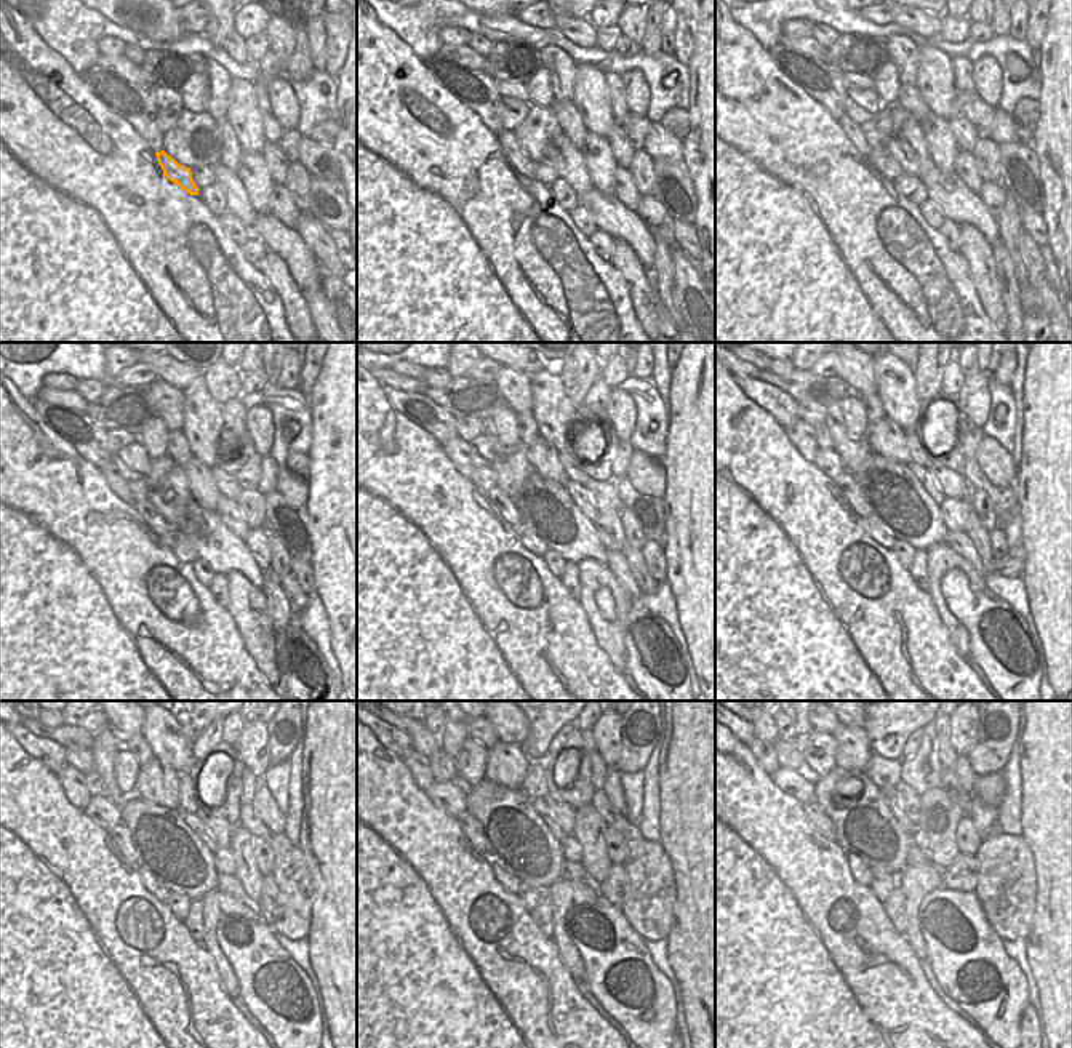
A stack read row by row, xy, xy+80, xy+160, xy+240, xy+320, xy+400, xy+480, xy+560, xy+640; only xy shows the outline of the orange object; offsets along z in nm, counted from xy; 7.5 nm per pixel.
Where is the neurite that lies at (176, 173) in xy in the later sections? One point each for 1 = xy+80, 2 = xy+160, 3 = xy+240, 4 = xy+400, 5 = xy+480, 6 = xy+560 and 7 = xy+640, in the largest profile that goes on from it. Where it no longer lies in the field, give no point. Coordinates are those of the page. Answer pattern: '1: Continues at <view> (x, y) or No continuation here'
1: Continues at xy+80 (508, 140)
2: Continues at xy+160 (853, 132)
3: Continues at xy+240 (117, 484)
4: Continues at xy+400 (800, 434)
5: Continues at xy+480 (74, 784)
6: Continues at xy+560 (416, 762)
7: Continues at xy+640 (764, 752).

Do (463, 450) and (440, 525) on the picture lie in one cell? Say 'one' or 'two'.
two

